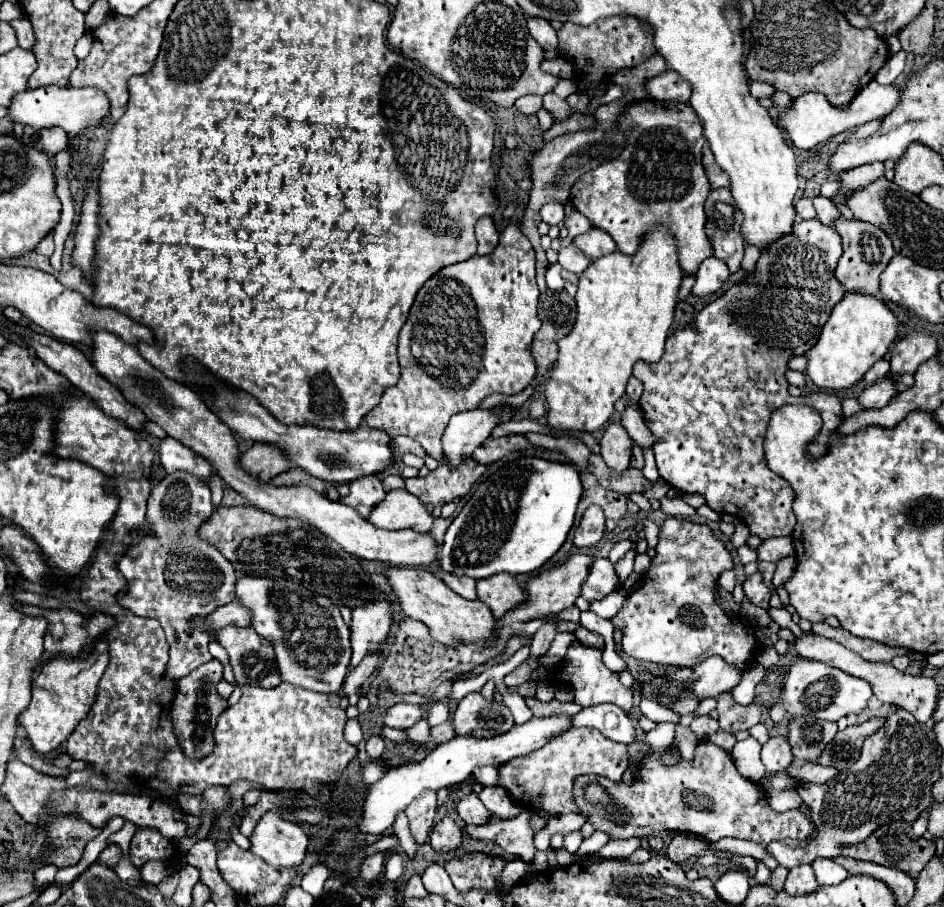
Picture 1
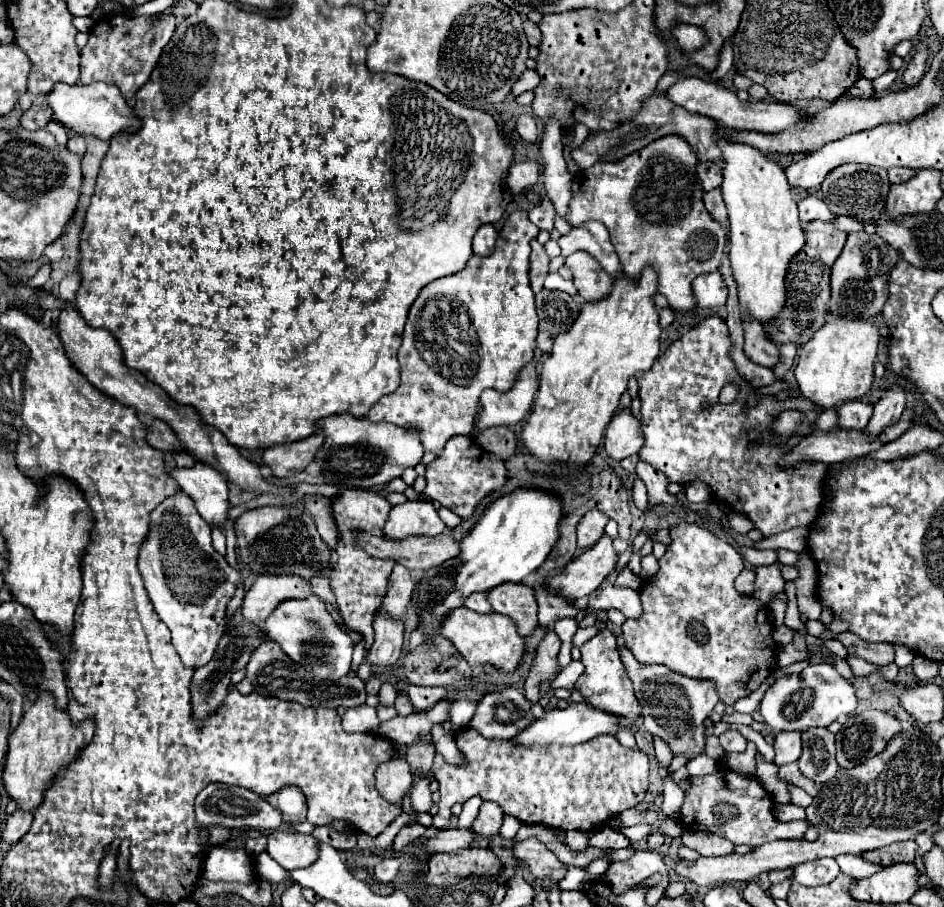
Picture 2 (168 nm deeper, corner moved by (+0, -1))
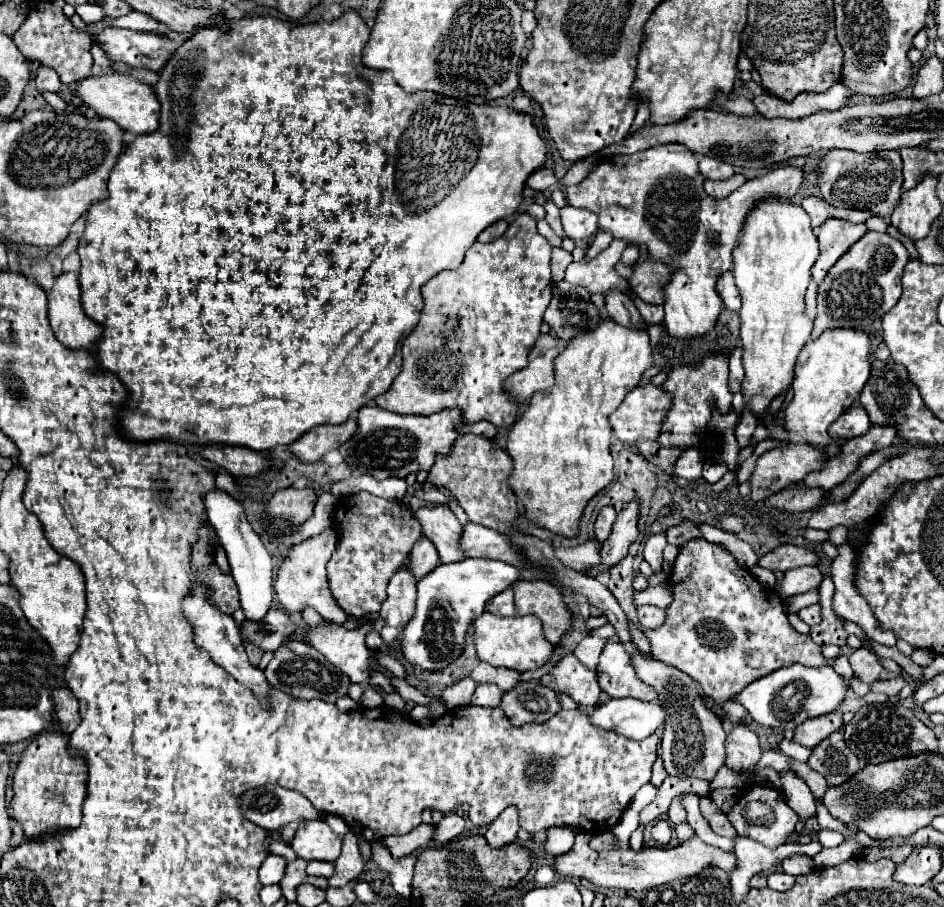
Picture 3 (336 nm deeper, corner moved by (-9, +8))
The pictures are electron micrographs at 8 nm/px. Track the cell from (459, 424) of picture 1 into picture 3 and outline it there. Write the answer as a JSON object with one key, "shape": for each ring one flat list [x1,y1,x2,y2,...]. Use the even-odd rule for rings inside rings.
{"shape":[[540,335,536,345,528,355,528,367,512,373,504,387,506,391,516,397,520,403,528,401,536,391,546,391,552,387,554,381,554,359,560,355,560,343,556,337]]}

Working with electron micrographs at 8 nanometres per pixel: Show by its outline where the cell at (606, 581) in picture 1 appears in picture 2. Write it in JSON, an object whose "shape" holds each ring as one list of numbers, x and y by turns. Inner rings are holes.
{"shape":[[611,572,597,594,591,594,587,604,595,610,621,610,627,618,639,618,641,616,641,602,639,594,627,586,615,586,617,572]]}

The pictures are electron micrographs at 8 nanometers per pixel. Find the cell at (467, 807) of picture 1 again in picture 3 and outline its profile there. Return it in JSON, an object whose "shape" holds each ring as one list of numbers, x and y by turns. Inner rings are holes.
{"shape":[[506,807,500,813,500,817,488,827,484,837,486,837,488,845,492,845,496,849,496,847,504,847,504,845,514,843,518,829,520,829,518,809,516,807]]}

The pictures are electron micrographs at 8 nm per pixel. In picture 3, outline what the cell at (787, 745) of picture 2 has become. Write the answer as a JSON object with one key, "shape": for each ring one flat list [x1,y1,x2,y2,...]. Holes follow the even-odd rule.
{"shape":[[832,711,824,717,816,717,816,719,808,719,804,721,804,725,796,727,796,735,794,735,794,741,804,745,804,747,814,747,818,745,820,741,828,739,832,733,840,731,844,727,844,721,842,721,842,713,840,711]]}

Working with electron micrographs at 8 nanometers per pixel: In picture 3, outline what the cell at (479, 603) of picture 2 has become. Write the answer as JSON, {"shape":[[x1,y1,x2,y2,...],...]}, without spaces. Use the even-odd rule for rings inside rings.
{"shape":[[512,587,504,589,502,593,498,593,496,597,492,597,486,605,486,611,494,613,494,615,502,615,502,617,512,617,516,615,516,607,514,607,514,591]]}

